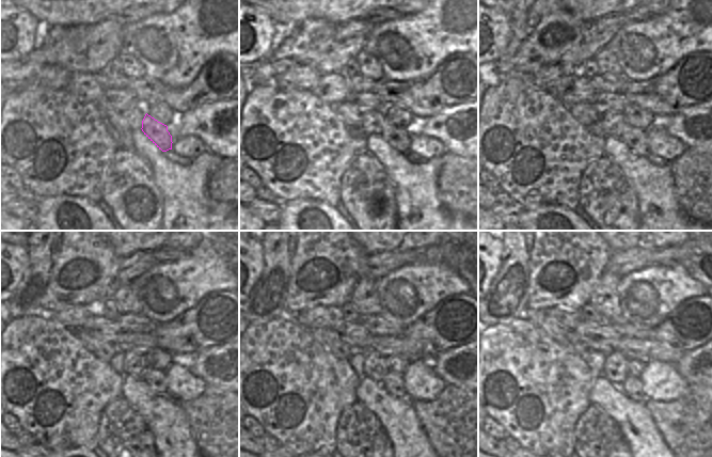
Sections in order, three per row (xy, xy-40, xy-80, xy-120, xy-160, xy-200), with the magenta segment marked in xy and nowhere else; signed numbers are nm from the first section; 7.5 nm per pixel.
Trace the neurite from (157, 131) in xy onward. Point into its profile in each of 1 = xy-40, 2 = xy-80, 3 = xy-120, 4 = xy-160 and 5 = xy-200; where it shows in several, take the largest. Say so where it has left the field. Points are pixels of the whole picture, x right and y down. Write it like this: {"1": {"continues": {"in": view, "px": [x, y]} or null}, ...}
{"1": {"continues": {"in": "xy-40", "px": [399, 139]}}, "2": {"continues": {"in": "xy-80", "px": [635, 138]}}, "3": {"continues": {"in": "xy-120", "px": [155, 378]}}, "4": {"continues": {"in": "xy-160", "px": [393, 382]}}, "5": {"continues": {"in": "xy-200", "px": [632, 388]}}}

